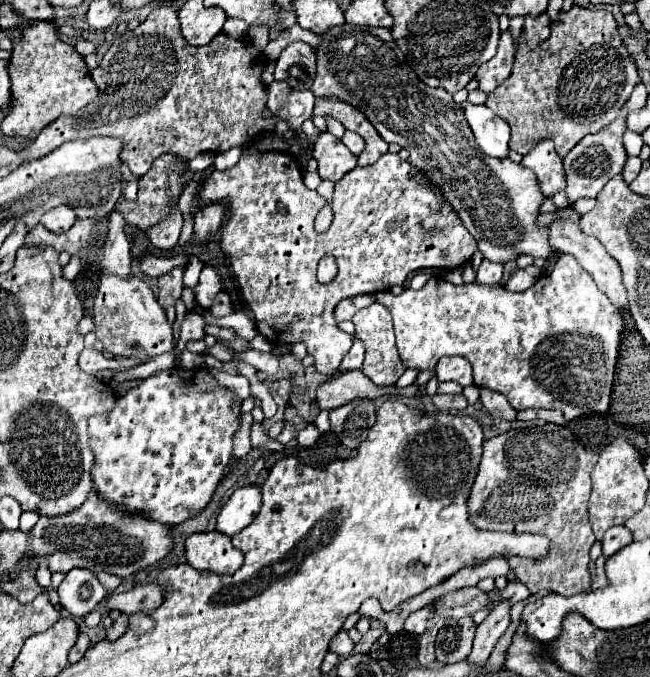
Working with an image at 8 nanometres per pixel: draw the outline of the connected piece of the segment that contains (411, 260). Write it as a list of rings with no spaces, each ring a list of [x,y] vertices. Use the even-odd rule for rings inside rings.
[[[243,154],[233,168],[213,170],[207,174],[199,188],[195,206],[209,202],[227,204],[229,214],[221,232],[221,250],[231,256],[233,272],[247,304],[253,310],[259,334],[277,344],[305,342],[307,352],[315,358],[317,372],[333,376],[353,344],[353,336],[345,334],[337,328],[335,322],[331,322],[331,314],[337,302],[347,296],[385,292],[397,284],[403,284],[413,272],[419,270],[459,268],[463,262],[471,260],[473,252],[477,250],[475,238],[459,222],[459,216],[451,210],[451,206],[447,206],[447,202],[443,202],[437,194],[433,194],[429,186],[425,186],[425,180],[409,178],[417,172],[419,170],[409,166],[407,160],[401,160],[395,154],[385,154],[375,164],[365,168],[353,168],[335,184],[335,218],[325,234],[317,234],[313,230],[313,220],[325,206],[325,198],[303,184],[303,172],[293,154]],[[325,254],[335,256],[339,268],[337,276],[329,284],[317,282],[317,264]]]

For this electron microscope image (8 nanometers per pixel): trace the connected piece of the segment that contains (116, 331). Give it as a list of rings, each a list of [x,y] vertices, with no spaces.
[[[101,274],[99,290],[93,306],[95,334],[111,356],[151,358],[173,350],[173,330],[165,318],[165,310],[157,304],[151,288],[137,276],[121,278],[115,274]]]

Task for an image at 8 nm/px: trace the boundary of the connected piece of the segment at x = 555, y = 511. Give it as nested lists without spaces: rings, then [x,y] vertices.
[[[543,424],[543,426],[531,426],[531,428],[517,428],[517,430],[509,430],[505,434],[499,434],[495,438],[489,438],[483,442],[483,456],[481,456],[481,464],[479,464],[479,472],[475,476],[475,482],[473,482],[473,488],[471,488],[471,494],[467,498],[467,510],[469,510],[469,522],[479,528],[479,530],[505,530],[505,532],[527,532],[527,534],[541,534],[541,536],[547,536],[549,538],[549,552],[547,556],[543,558],[525,558],[525,556],[503,556],[507,562],[509,562],[509,568],[517,574],[517,580],[521,580],[531,594],[535,592],[541,592],[541,590],[551,590],[551,592],[557,592],[561,596],[575,596],[575,594],[583,594],[583,592],[589,592],[591,590],[591,576],[587,572],[587,566],[589,566],[589,550],[595,542],[595,536],[593,536],[593,530],[591,530],[591,524],[589,524],[589,510],[587,510],[587,504],[589,504],[589,494],[591,494],[591,470],[597,462],[597,454],[591,452],[591,450],[585,450],[575,438],[573,434],[565,428],[565,426],[559,426],[559,424]]]

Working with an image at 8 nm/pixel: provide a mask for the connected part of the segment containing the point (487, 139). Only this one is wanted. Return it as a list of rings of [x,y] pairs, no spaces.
[[[465,100],[461,104],[463,114],[475,134],[479,148],[493,158],[505,158],[509,150],[509,126],[497,114],[493,114],[487,106],[471,104]]]

